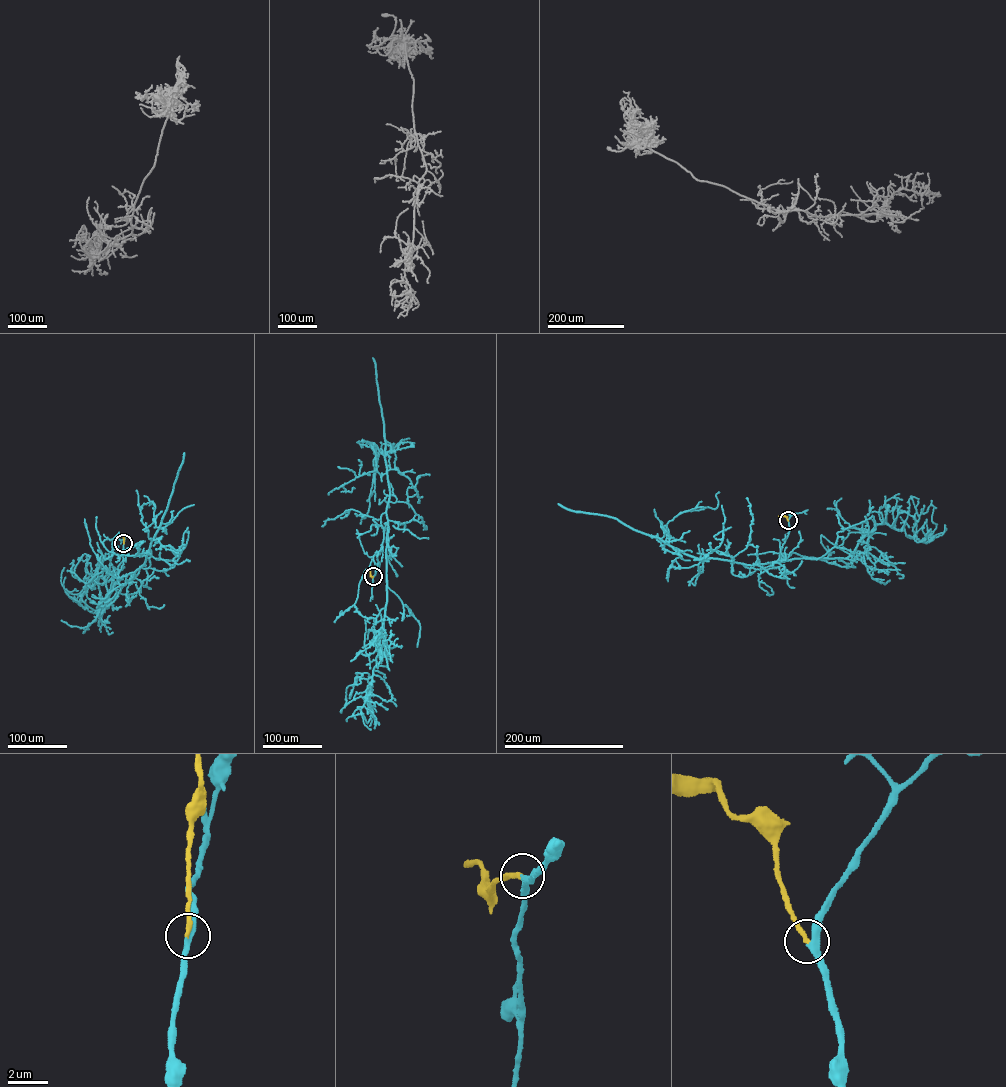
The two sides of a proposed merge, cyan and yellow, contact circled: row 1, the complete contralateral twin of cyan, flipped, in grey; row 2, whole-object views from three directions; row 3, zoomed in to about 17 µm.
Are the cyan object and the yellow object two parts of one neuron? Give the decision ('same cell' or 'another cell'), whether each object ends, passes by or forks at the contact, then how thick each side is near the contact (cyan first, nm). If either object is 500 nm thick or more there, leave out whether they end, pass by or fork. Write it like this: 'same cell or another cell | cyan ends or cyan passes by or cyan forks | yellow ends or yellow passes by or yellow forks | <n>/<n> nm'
same cell | cyan passes by | yellow ends | 320/240 nm

